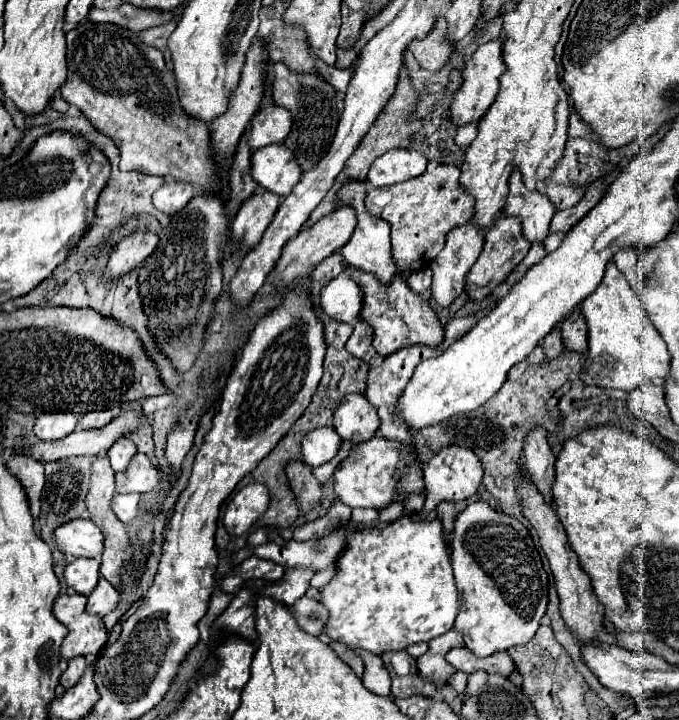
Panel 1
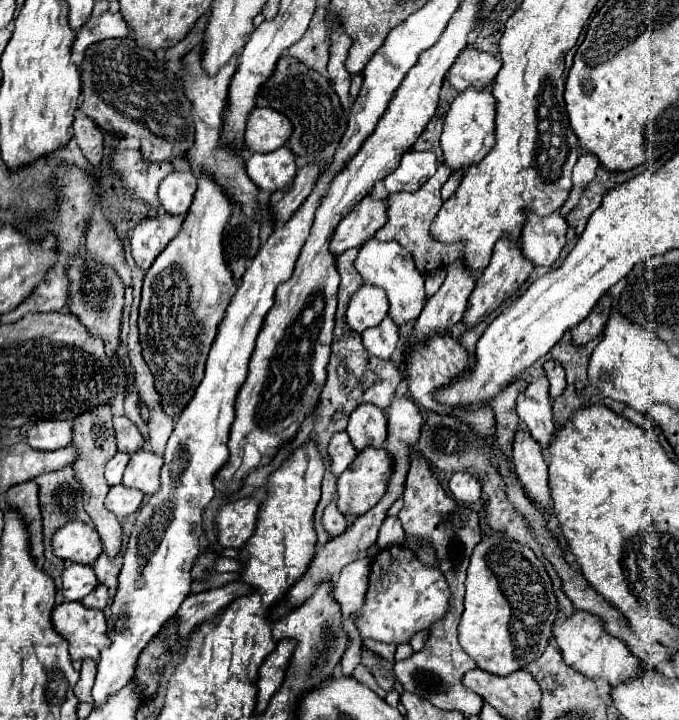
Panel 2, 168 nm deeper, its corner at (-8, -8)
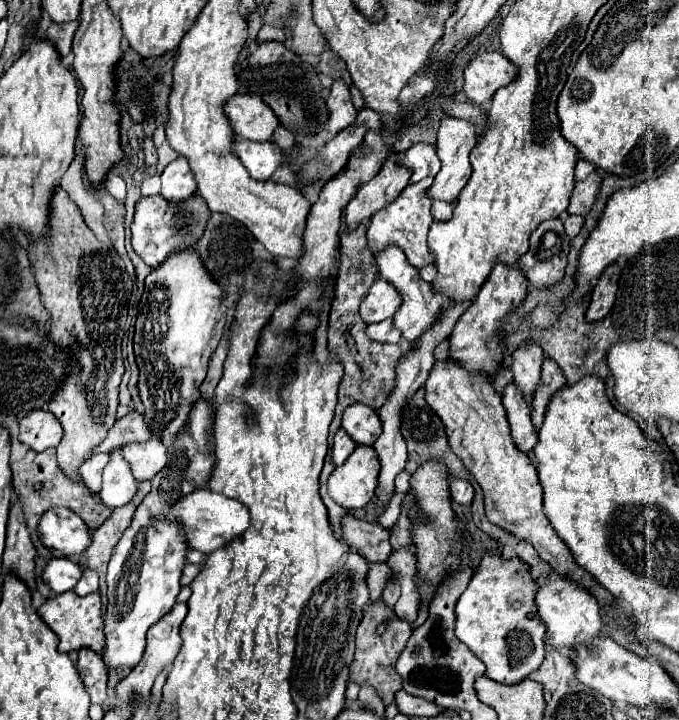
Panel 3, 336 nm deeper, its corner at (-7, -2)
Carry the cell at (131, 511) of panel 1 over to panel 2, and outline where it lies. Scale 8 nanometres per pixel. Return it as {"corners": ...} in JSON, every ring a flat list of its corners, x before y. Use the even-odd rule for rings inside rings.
{"corners":[[117,484,109,488,109,494,105,498,105,508,111,510,117,518,125,518,139,510,141,500,143,500,141,492,133,488,125,488,123,484]]}

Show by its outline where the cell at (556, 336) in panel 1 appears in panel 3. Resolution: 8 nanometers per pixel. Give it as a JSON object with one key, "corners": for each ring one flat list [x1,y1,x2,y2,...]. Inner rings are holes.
{"corners":[[546,358,544,364,542,364,542,380,540,380,540,386,536,388,536,394,534,394,534,400,532,400,532,412,530,412,536,430,542,426,544,414,546,414,546,408,548,408,552,396,560,388,564,388,564,384,566,384,566,376,560,370,560,366,556,366,554,360]]}

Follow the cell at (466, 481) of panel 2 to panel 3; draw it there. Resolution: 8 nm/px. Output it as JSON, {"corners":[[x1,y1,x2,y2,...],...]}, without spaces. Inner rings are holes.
{"corners":[[452,478,450,480,450,494,458,504,470,504,472,498,474,498,474,488,468,480]]}

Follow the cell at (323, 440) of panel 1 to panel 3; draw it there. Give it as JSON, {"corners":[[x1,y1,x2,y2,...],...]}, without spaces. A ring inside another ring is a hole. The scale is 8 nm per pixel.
{"corners":[[338,428,336,436,334,436,334,446,332,446,332,462,336,466,342,466,346,462,346,458,354,452,356,442,346,434,344,428]]}

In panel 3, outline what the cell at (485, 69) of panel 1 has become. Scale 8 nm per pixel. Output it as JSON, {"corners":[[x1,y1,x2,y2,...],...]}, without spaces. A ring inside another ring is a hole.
{"corners":[[444,116,440,120,440,128,438,128,438,158,442,160,442,168,434,178,434,184,428,190,428,196,432,200,446,200,446,202,454,202,458,198,458,194,462,192,462,188,468,184,470,174,472,174,472,166,470,166,470,150,476,144,476,126,472,126,472,122,462,120,462,118,454,118,454,116]]}

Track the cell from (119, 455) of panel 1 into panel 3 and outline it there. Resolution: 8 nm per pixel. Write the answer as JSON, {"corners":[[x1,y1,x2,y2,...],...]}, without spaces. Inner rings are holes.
{"corners":[[104,452,104,454,94,454,88,462,84,462,84,466,80,468,82,472,82,478,86,482,86,486,92,490,92,492,100,492,100,484,102,484,102,470,104,466,108,464,110,460,110,454]]}

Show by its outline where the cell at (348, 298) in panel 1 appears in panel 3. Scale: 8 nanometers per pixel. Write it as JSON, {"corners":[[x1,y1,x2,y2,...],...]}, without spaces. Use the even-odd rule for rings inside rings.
{"corners":[[376,280,360,304,360,316,366,324,392,318,400,306,400,294,386,280]]}

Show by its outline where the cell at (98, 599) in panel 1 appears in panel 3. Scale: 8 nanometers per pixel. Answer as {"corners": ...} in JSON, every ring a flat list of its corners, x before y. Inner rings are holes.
{"corners":[[84,570,78,586,74,588,78,596,88,596,92,592,98,592,98,574,94,570]]}

